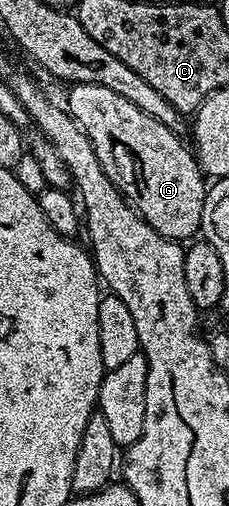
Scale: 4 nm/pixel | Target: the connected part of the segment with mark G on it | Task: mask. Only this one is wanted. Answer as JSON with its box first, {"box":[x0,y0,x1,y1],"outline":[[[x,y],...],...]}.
{"box":[65,82,209,240],"outline":[[[77,82],[68,90],[71,91],[67,94],[65,109],[75,119],[76,124],[87,131],[105,176],[109,176],[109,180],[118,185],[123,197],[158,234],[176,240],[194,239],[201,230],[201,212],[205,208],[209,182],[194,156],[192,147],[188,143],[186,146],[176,131],[165,128],[161,120],[153,120],[153,116],[141,112],[137,104],[132,104],[125,100],[125,96],[120,96],[118,92],[112,92],[101,84]]]}

